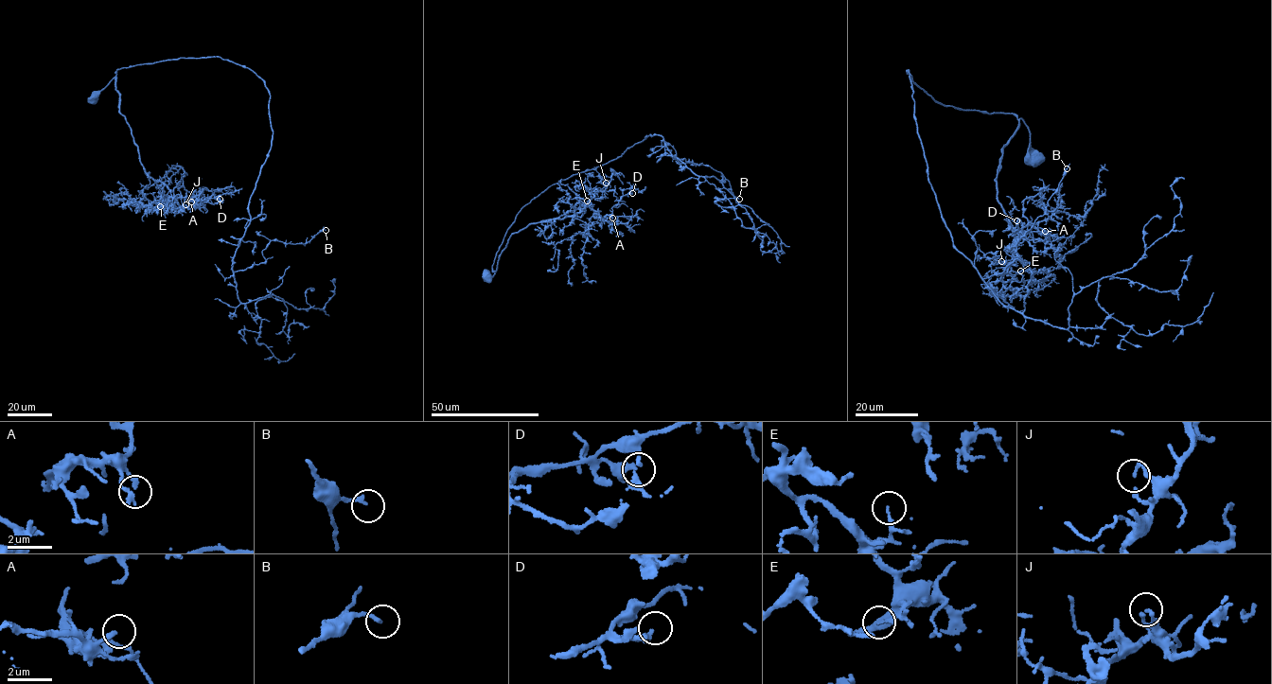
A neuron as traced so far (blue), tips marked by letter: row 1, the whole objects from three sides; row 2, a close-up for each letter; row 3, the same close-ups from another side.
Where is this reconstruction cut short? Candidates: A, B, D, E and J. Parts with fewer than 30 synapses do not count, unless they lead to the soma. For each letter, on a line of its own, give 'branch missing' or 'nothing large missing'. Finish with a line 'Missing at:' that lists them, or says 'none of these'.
A: nothing large missing
B: nothing large missing
D: nothing large missing
E: nothing large missing
J: nothing large missing
Missing at: none of these

